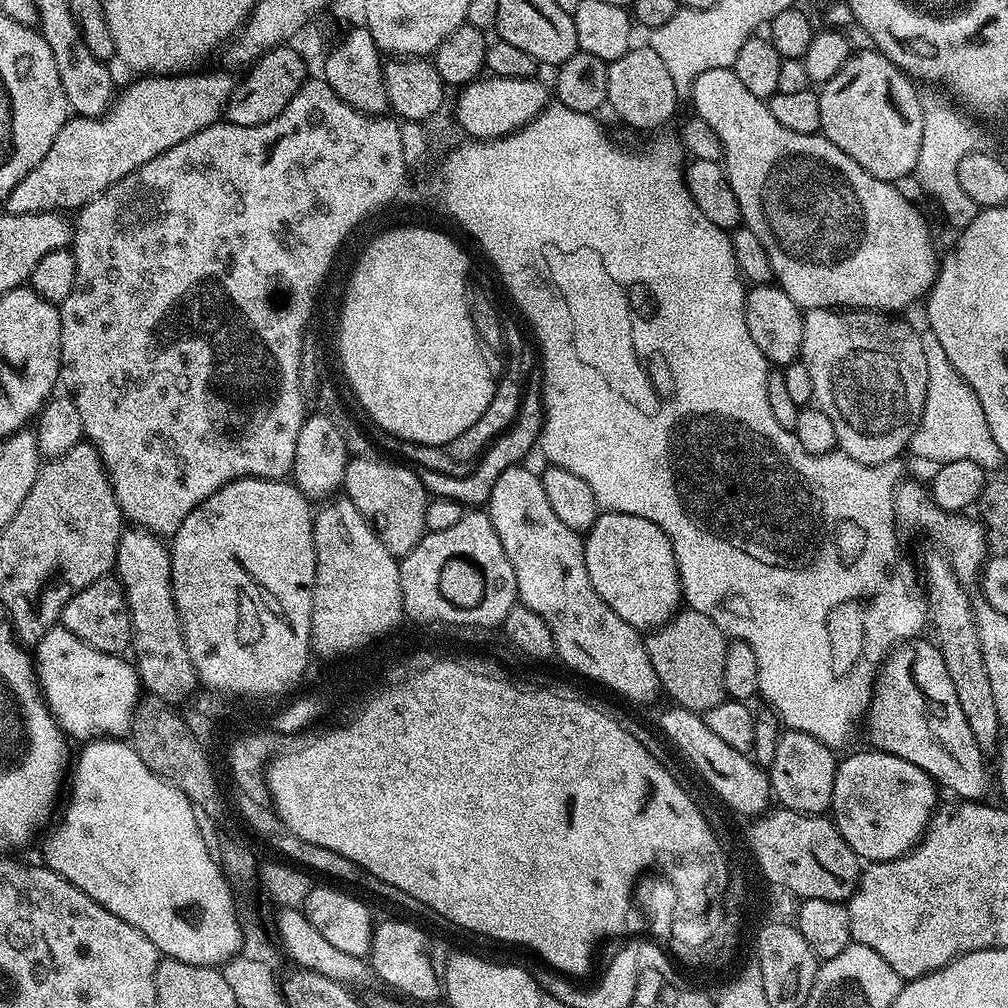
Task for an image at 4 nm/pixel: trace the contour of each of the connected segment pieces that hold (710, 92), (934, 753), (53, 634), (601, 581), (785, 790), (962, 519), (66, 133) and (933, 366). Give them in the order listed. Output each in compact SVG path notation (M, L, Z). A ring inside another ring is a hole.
M715 68L702 73L692 84L690 99L696 107L695 115L704 119L721 140L724 173L728 176L730 186L734 190L734 198L738 198L743 227L754 230L758 242L766 246L766 254L770 254L770 266L775 283L794 303L800 305L801 309L875 310L885 314L900 314L903 313L900 311L907 304L912 304L915 300L923 301L927 297L933 282L936 281L938 252L936 256L935 250L932 249L932 236L928 233L928 224L924 221L923 214L896 189L899 187L895 183L879 180L866 170L862 170L862 166L858 166L854 158L838 150L838 146L834 146L834 142L830 142L822 134L811 136L810 134L794 134L794 130L786 130L786 126L781 126L774 119L774 114L770 114L767 103L754 94L750 94L750 90L746 90L746 86L738 82L731 68Z
M891 651L884 657L872 685L872 701L866 713L868 740L872 743L869 745L906 762L914 762L914 766L933 777L941 789L949 788L959 799L983 801L990 790L993 791L994 774L966 722L958 694L948 692L948 688L932 688L932 684L884 684L881 672L896 668L892 660L896 660L896 656Z
M63 626L46 630L35 644L34 663L40 693L57 724L73 741L120 738L131 729L132 716L142 697L142 685L135 663L124 659L128 658L114 652L100 652Z
M601 511L594 526L586 534L584 557L594 590L598 590L606 606L610 606L610 610L614 610L614 614L618 614L622 622L634 626L637 630L659 628L661 624L671 620L681 607L680 567L676 564L670 538L654 522L638 518L634 514Z
M781 731L778 750L774 750L774 762L767 769L775 803L807 816L827 813L832 807L837 763L837 753L809 732Z
M905 479L896 487L896 523L901 529L921 528L928 536L933 536L935 543L948 554L948 561L952 564L954 574L965 586L977 583L986 559L984 552L984 536L986 529L983 523L974 521L968 514L953 514L943 512L932 501L932 493L916 480ZM976 523L976 524L975 524Z
M193 71L191 74L144 74L133 84L128 84L120 92L116 101L111 101L110 107L102 116L73 115L58 130L50 150L10 190L6 201L7 211L11 215L34 214L35 212L60 212L64 208L79 210L85 203L104 192L112 184L118 183L123 176L130 175L146 162L150 162L158 154L170 150L178 142L206 130L211 124L217 123L225 115L228 96L234 87L233 81L228 81L224 72L212 72L207 76L204 72Z
M931 330L920 332L922 354L926 354L926 402L924 413L920 416L920 425L912 435L910 452L921 456L924 460L933 460L939 466L946 462L969 460L985 470L992 470L1002 463L998 450L998 442L994 442L994 434L990 434L990 426L986 422L986 414L982 414L982 402L974 394L974 390L954 370L950 358L946 358L946 350L942 350L942 342L938 342L938 334Z

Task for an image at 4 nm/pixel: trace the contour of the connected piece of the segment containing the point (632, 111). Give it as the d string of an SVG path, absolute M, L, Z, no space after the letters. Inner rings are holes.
M633 46L622 58L608 65L609 109L616 111L620 120L625 120L632 128L660 128L676 112L676 78L668 67L665 57L659 56L651 46Z

